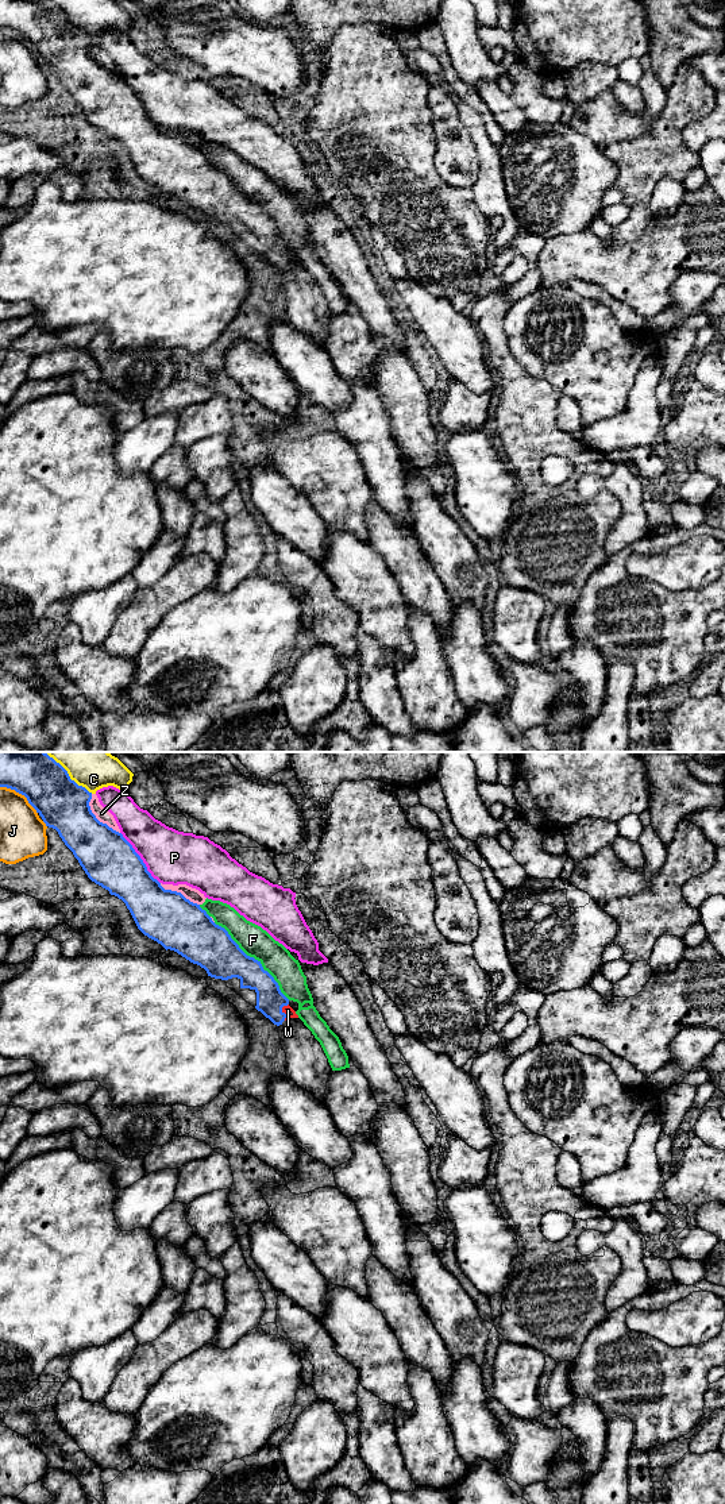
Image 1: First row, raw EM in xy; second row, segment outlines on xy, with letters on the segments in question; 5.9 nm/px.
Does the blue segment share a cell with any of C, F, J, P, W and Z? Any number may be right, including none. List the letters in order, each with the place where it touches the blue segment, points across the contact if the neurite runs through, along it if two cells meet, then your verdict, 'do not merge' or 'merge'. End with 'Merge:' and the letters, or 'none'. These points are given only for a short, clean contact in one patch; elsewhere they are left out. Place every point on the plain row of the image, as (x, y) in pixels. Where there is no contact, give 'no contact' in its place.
C: contact xy (69, 20); do not merge
F: contact xy (253, 201); do not merge
J: contact xy (20, 37); do not merge
P: contact xy (139, 101); do not merge
W: contact xy (281, 255); way xy (270, 245), (281, 255), (288, 254); merge
Z: contact xy (95, 61); do not merge
Merge: W

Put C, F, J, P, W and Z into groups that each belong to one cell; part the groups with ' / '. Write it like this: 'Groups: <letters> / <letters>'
Groups: C / F / J / P / W / Z

